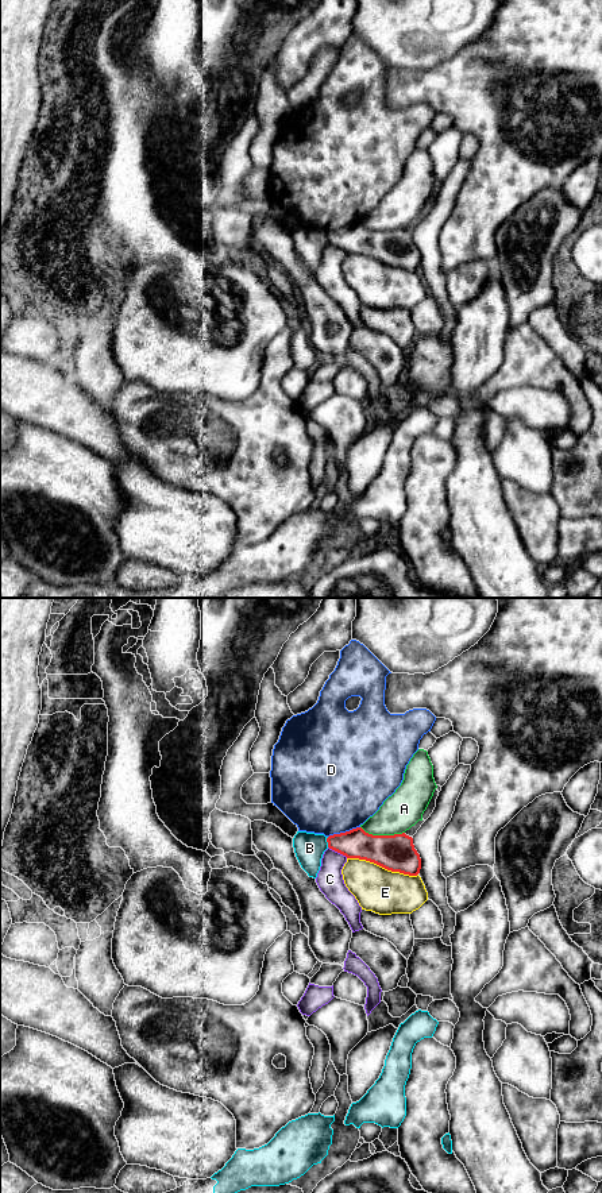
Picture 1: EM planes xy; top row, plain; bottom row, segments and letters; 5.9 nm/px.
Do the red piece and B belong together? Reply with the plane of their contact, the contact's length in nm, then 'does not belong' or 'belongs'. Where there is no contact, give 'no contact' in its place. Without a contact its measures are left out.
meets red in xy; contact 60 nm long; does not belong

